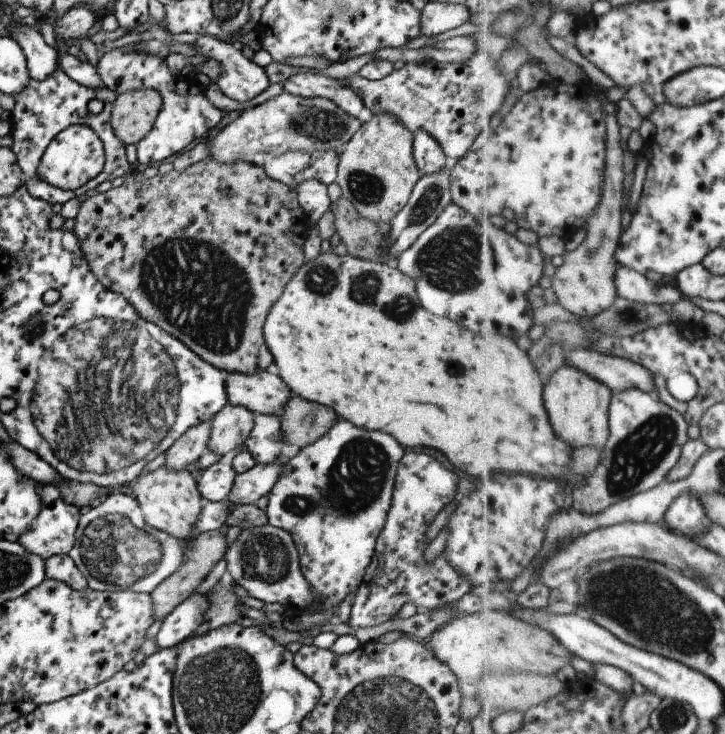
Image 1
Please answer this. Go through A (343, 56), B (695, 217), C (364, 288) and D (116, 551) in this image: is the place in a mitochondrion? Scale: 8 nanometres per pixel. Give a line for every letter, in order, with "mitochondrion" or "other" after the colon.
A: other
B: other
C: mitochondrion
D: mitochondrion

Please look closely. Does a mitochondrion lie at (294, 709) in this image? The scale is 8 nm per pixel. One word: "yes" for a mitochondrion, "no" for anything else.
no

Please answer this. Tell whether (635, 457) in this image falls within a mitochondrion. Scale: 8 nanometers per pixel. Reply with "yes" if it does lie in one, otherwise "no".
yes

